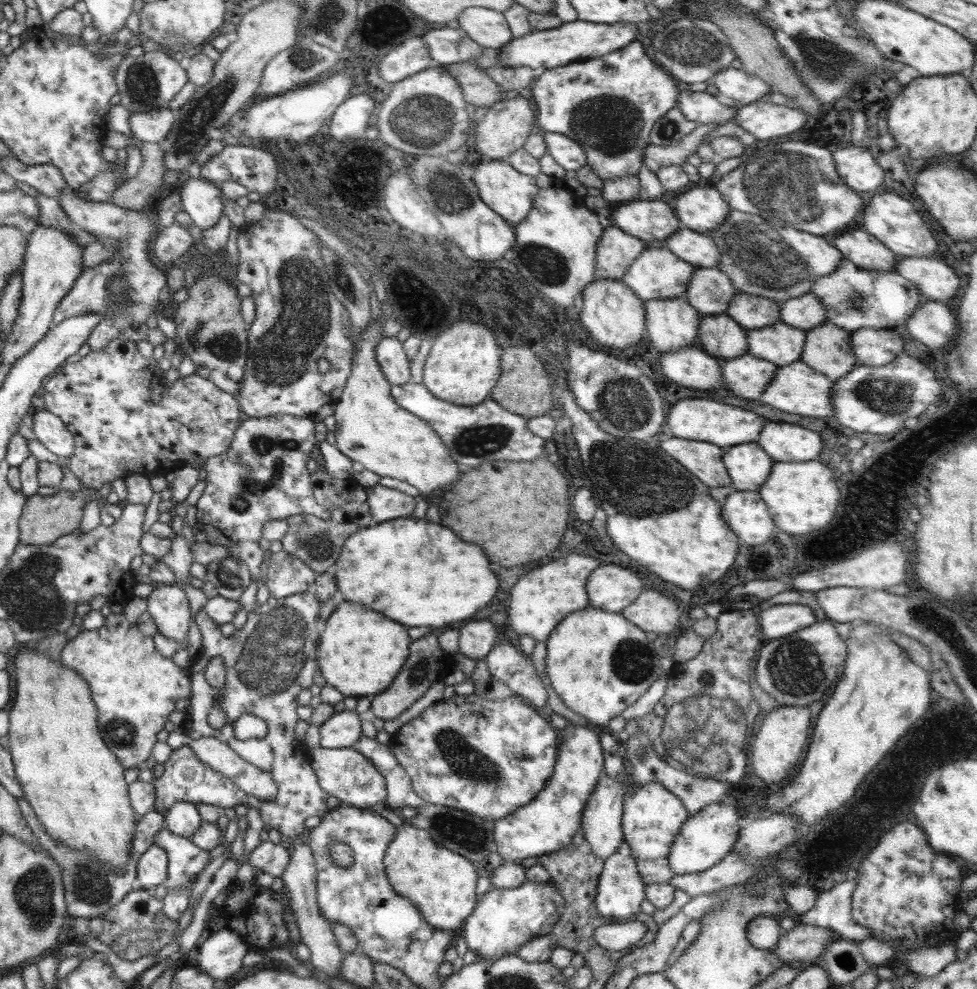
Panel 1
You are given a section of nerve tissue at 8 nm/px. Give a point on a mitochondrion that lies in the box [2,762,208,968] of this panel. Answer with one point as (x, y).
(35, 893)

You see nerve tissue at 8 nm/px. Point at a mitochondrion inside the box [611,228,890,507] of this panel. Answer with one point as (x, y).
(855, 302)

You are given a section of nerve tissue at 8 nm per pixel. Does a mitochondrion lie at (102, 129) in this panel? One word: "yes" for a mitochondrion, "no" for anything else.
no

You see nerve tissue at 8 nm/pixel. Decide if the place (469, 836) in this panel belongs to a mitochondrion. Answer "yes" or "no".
yes

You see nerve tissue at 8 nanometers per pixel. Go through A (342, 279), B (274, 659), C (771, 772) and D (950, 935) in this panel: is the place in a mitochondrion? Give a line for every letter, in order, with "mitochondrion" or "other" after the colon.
A: mitochondrion
B: mitochondrion
C: other
D: other

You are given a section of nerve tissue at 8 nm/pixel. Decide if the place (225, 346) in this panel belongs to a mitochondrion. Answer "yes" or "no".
yes

